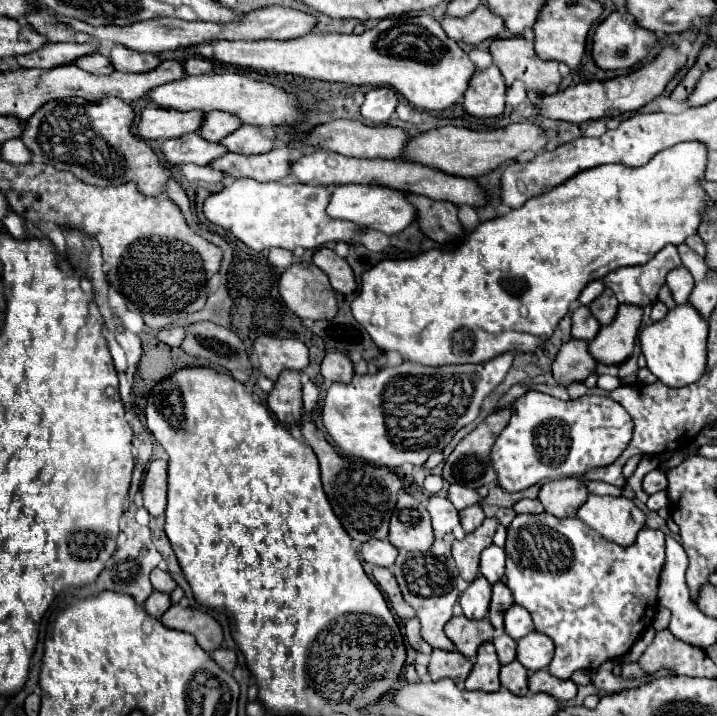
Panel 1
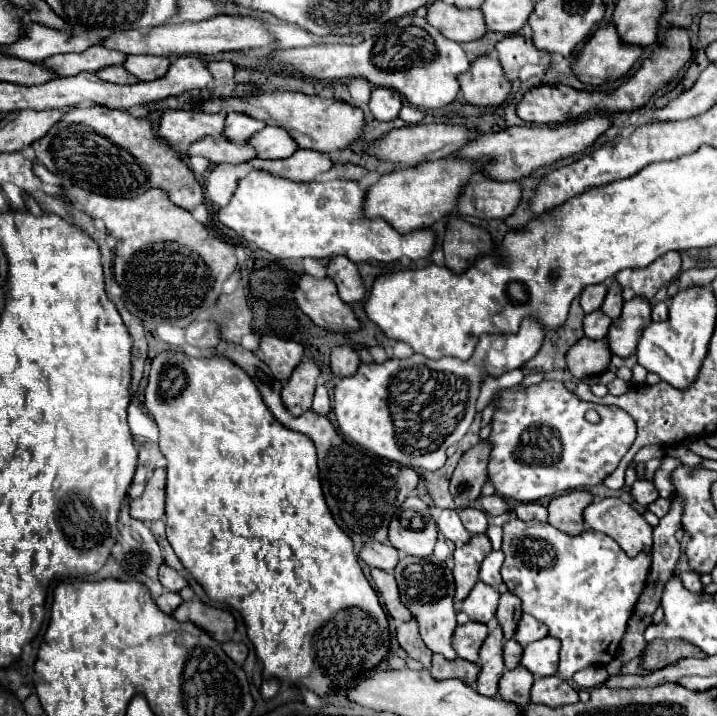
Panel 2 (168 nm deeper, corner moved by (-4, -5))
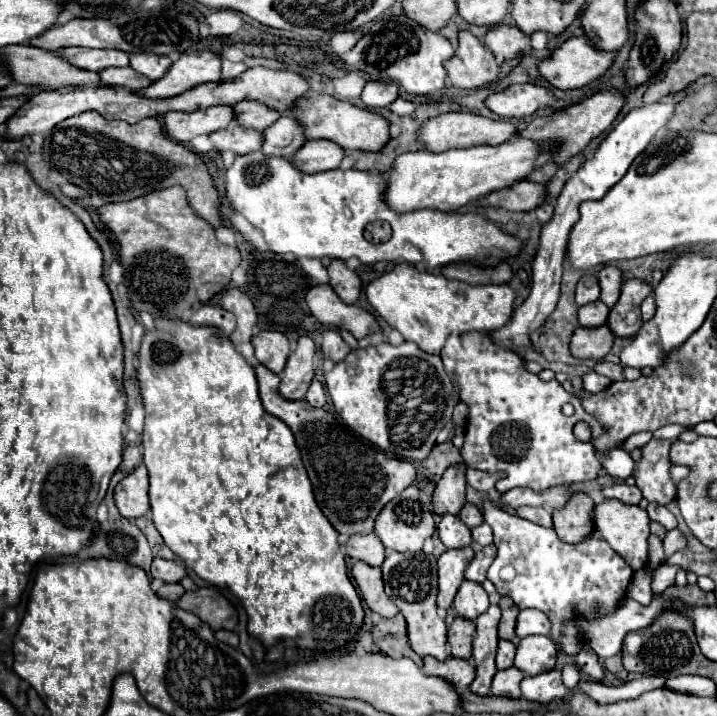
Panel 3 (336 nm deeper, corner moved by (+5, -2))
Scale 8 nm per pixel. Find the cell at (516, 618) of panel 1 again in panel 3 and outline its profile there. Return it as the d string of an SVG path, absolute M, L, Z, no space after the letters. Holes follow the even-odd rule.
M521 610L517 618L517 638L533 634L551 634L551 620L541 610Z

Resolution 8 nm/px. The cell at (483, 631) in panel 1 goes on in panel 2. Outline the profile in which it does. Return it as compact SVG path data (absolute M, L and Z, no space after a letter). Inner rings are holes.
M468 621L466 625L456 627L452 645L454 645L458 657L462 657L466 661L478 661L478 651L486 637L488 637L488 627L484 623Z

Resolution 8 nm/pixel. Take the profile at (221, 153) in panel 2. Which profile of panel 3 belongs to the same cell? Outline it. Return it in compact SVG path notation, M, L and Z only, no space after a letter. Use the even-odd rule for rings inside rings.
M231 122L229 128L213 132L211 140L215 142L215 146L225 152L225 150L233 150L237 154L249 154L255 150L261 150L263 146L263 132L239 126L235 122Z

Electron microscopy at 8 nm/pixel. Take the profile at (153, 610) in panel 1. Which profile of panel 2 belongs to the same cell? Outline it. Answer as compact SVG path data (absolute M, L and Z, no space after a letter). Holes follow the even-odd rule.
M164 593L156 599L156 605L160 611L164 611L166 615L172 615L176 611L176 607L182 603L180 595L178 593Z

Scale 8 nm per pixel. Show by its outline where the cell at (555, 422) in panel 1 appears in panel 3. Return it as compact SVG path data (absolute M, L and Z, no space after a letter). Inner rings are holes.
M467 332L449 336L443 350L443 368L457 376L461 388L461 402L469 406L465 426L465 442L459 450L469 468L489 474L507 472L507 478L497 480L495 488L503 494L511 488L545 490L557 484L573 484L595 480L601 464L591 442L581 442L573 434L577 422L587 422L591 436L603 434L599 422L587 414L575 394L565 392L557 382L543 382L537 374L525 368L525 360L511 348L493 342L489 332ZM573 404L575 414L563 416L561 406Z

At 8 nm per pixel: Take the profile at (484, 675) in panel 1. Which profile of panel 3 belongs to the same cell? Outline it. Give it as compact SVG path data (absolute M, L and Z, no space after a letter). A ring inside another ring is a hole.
M491 604L487 612L483 612L477 620L477 632L475 632L475 640L473 640L473 660L475 660L475 668L477 668L477 676L473 680L473 684L469 686L473 694L479 696L487 696L491 690L491 680L497 672L495 668L495 652L497 652L497 624L501 618L501 610L497 604Z

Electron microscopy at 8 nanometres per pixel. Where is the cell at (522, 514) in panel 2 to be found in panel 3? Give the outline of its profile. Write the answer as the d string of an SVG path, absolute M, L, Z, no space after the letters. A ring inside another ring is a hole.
M523 506L523 508L517 508L517 516L519 518L527 518L539 526L545 526L545 528L551 528L553 526L553 520L551 520L551 512L545 510L545 508L531 508L531 506Z

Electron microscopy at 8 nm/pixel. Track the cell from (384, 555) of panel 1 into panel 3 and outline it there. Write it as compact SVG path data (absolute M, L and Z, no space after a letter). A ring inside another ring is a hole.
M353 534L345 544L347 556L353 560L367 562L369 566L381 566L385 558L385 546L375 534Z

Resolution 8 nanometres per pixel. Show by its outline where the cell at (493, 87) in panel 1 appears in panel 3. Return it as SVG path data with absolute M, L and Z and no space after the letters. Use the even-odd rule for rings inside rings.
M459 32L459 46L455 54L445 62L445 70L455 88L475 90L491 84L499 76L499 64L491 50L487 50L479 38L471 32Z

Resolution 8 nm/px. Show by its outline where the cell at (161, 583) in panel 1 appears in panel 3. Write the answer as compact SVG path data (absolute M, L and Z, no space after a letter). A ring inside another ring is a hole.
M155 558L151 564L151 576L153 578L161 578L163 582L179 582L185 576L185 566L175 564L173 560L163 560L163 558Z

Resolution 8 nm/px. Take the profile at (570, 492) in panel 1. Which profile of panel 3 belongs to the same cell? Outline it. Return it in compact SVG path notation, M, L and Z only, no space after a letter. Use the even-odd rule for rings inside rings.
M579 492L569 498L565 508L553 512L553 530L557 532L561 542L577 544L583 542L593 534L593 522L591 522L591 510L595 508L595 502Z

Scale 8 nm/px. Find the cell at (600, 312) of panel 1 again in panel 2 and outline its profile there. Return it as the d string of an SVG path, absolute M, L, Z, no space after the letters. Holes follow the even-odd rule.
M612 281L612 285L608 287L608 295L606 295L606 299L604 299L604 303L602 303L602 311L614 321L614 319L618 319L620 317L620 311L622 311L622 305L624 305L624 299L622 299L622 289L620 289L620 285L616 283L616 281Z

